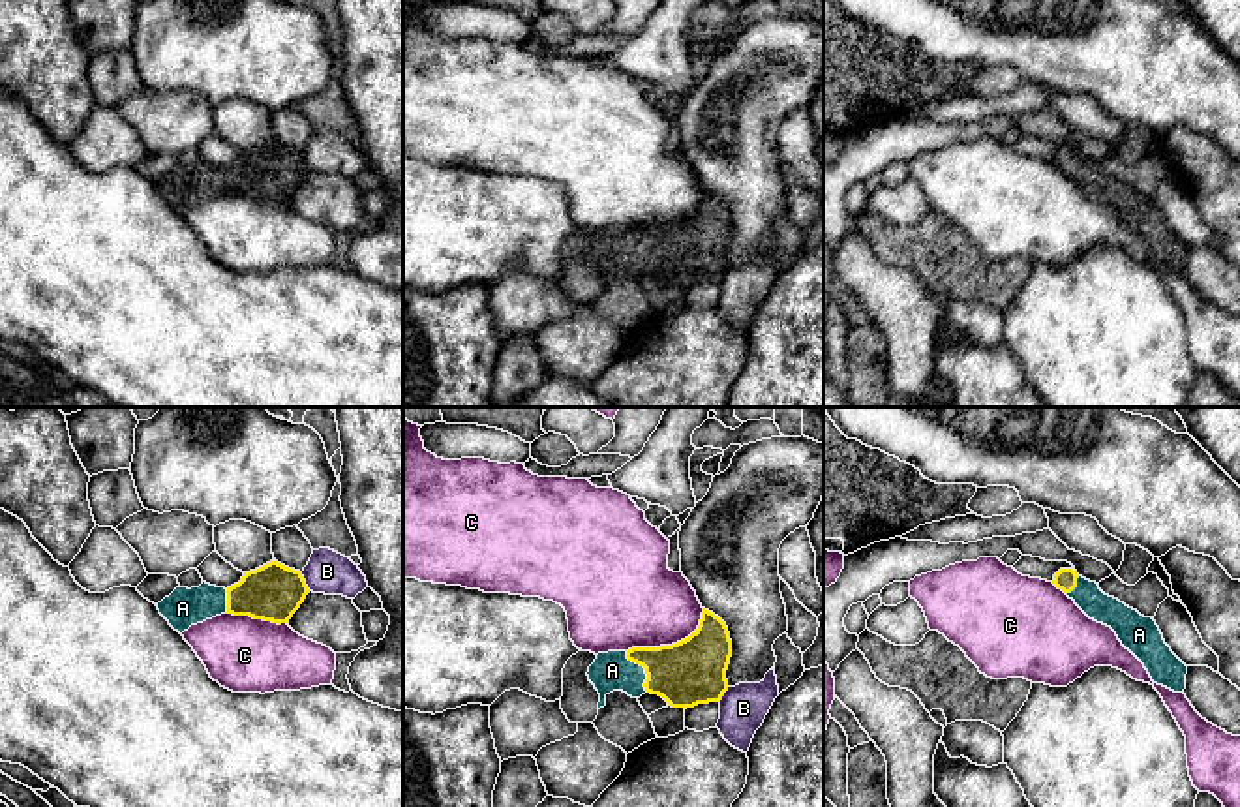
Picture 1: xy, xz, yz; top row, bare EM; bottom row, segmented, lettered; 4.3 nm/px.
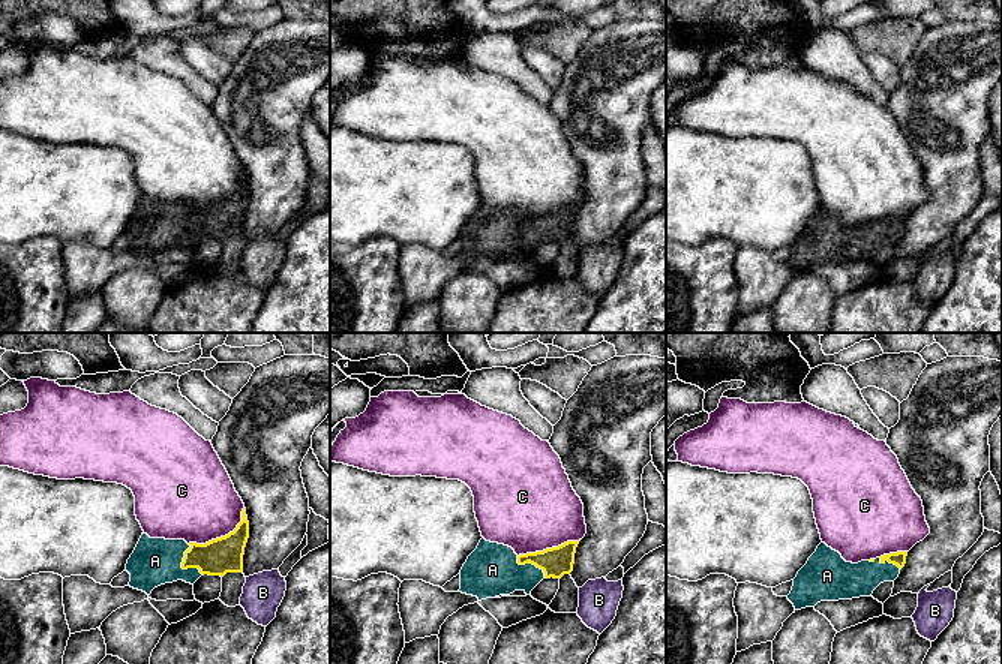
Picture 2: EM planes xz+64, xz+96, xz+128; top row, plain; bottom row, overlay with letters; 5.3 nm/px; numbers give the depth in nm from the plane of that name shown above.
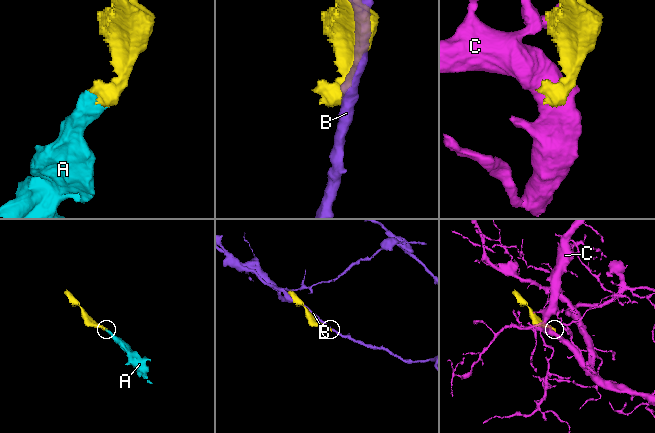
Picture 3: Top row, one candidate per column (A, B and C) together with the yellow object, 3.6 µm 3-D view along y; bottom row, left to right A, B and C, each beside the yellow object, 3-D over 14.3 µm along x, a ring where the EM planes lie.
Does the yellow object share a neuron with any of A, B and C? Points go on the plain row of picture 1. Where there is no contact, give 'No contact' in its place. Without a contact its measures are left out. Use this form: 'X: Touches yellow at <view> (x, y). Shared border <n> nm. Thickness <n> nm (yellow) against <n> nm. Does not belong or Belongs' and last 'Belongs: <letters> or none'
A: Touches yellow at xz (644, 246). Shared border 200 nm. Thickness 280 nm (yellow) against 170 nm. Belongs
B: Touches yellow at xy (304, 162). Shared border 90 nm. Thickness 240 nm (yellow) against 190 nm. Does not belong
C: Touches yellow at xz (672, 224). Shared border 380 nm. Thickness 280 nm (yellow) against 400 nm. Does not belong
Belongs: A

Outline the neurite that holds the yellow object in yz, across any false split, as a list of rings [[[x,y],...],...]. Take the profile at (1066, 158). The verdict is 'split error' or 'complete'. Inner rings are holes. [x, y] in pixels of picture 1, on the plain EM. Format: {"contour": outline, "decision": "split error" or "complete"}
{"contour": [[[1060,148],[1052,163],[1073,178],[1090,199],[1111,206],[1122,225],[1144,244],[1154,263],[1184,272],[1187,246],[1165,223],[1152,197],[1105,175],[1096,161],[1079,156],[1073,148]]], "decision": "split error"}

